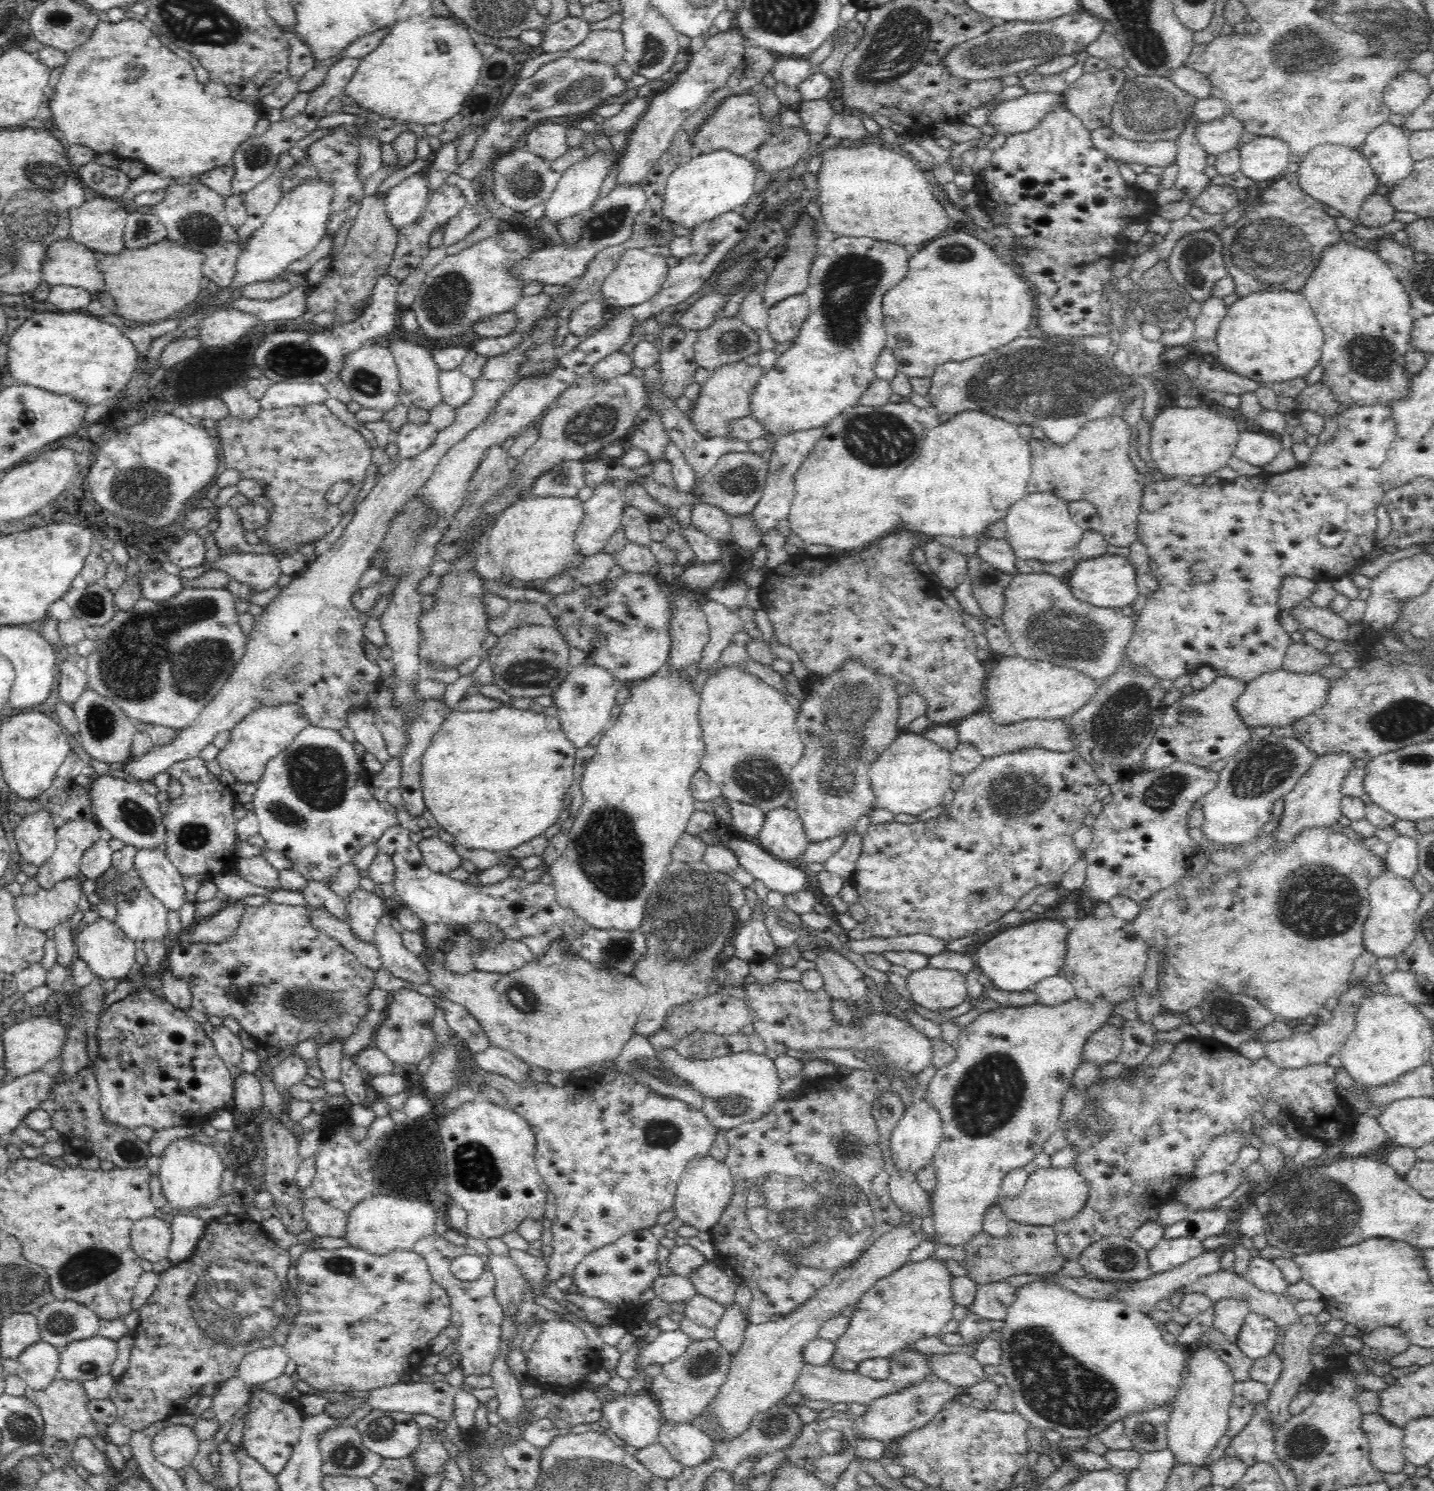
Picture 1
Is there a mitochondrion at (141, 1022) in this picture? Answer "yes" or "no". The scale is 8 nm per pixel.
no

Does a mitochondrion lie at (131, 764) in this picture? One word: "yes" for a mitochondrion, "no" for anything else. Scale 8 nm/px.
no

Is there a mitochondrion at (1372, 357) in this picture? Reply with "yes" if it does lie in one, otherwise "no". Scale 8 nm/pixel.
yes

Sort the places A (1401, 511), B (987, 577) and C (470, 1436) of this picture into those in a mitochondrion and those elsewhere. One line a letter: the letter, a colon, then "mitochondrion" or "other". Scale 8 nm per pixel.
A: other
B: mitochondrion
C: other

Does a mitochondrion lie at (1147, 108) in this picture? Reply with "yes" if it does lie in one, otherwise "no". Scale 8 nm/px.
yes

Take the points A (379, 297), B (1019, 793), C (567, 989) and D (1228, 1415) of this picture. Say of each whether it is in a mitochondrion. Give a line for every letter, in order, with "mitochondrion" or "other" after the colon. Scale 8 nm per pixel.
A: other
B: mitochondrion
C: other
D: other

